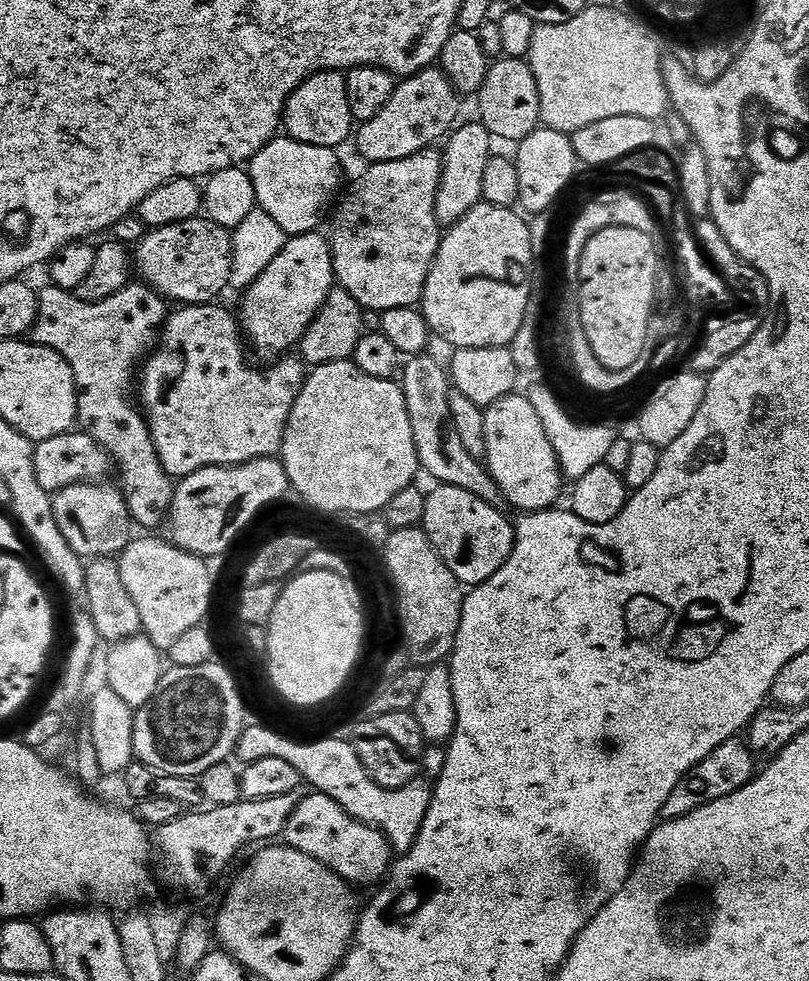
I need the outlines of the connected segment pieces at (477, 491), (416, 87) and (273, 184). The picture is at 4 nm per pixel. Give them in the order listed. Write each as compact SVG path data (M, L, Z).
M421 354L411 357L403 365L403 376L406 410L410 414L410 430L414 430L414 446L418 450L421 469L425 473L428 471L440 484L470 490L474 498L482 498L482 502L503 509L506 501L499 486L481 461L470 458L466 446L462 446L462 438L458 438L458 430L454 430L454 418L450 418L450 394L454 389L449 369L445 365L443 368L432 354Z
M429 66L401 79L390 102L382 106L378 118L370 118L370 122L355 129L354 144L356 140L356 148L360 151L361 158L368 160L364 162L369 165L394 162L410 158L419 152L427 152L436 146L436 143L439 145L457 127L461 119L459 99L461 100L461 97L455 86L448 81L447 74L439 67Z
M276 136L255 155L252 161L249 161L248 173L254 182L257 207L272 217L287 237L301 236L317 231L321 227L319 224L323 213L328 206L330 208L335 203L341 191L342 166L337 155L339 153L332 148L310 146L289 136Z

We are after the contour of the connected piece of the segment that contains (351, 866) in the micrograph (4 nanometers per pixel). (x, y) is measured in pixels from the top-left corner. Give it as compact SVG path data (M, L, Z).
M312 790L309 796L301 799L300 805L286 822L282 840L285 845L326 866L334 874L338 874L349 885L372 884L376 886L387 877L394 853L388 847L388 840L377 828L372 828L360 820L356 820L334 798Z

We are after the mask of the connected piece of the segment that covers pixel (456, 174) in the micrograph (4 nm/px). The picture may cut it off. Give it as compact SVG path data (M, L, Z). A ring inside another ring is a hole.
M479 122L463 124L447 137L442 148L440 185L436 191L436 221L444 230L466 218L470 210L481 204L484 199L482 177L486 171L486 162L494 155L494 137L486 130L486 126Z

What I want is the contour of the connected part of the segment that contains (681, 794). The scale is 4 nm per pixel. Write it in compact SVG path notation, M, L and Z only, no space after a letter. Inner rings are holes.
M733 738L722 742L722 746L706 754L706 758L702 758L702 762L698 762L698 766L690 769L682 778L682 782L674 786L670 798L666 798L666 806L662 806L660 820L677 820L698 810L698 806L718 802L718 798L726 798L726 794L734 794L742 790L742 786L750 783L758 771L755 759L757 760L757 757L743 739Z

